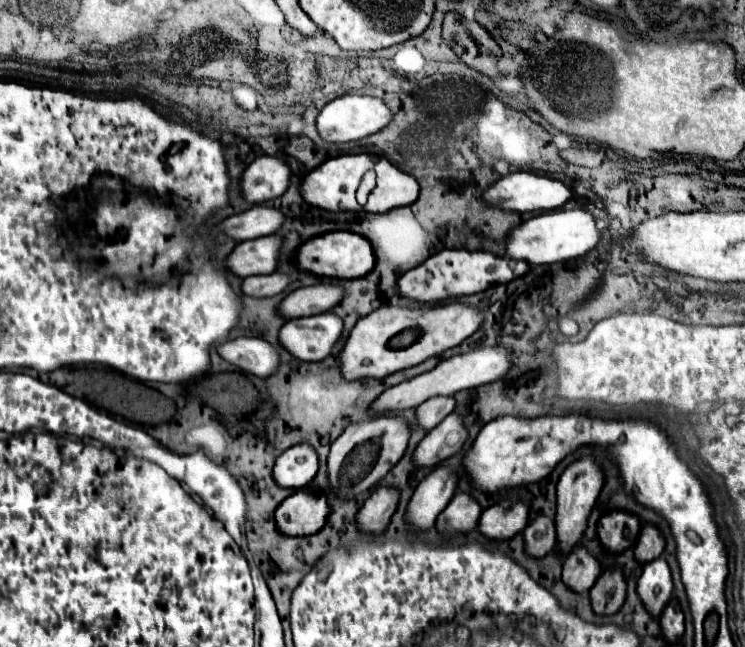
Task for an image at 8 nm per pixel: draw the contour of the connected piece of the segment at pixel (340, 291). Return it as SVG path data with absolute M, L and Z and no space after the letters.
M316 284L308 288L298 288L286 296L280 304L280 314L286 318L302 318L314 316L322 312L330 312L338 306L346 296L346 290L338 284Z

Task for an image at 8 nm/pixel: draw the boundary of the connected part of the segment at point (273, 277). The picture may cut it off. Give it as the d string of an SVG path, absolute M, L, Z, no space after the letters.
M274 272L266 276L248 276L242 282L242 290L248 296L276 296L290 286L290 278L286 274Z

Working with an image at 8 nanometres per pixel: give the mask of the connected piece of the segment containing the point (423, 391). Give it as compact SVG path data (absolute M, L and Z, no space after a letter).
M486 346L486 348L476 348L470 350L466 354L458 354L452 358L442 360L434 370L424 372L412 380L406 380L398 386L388 388L384 394L380 394L376 398L376 402L372 404L374 412L382 412L382 410L406 410L406 408L416 408L422 402L426 402L432 396L450 396L456 394L460 390L468 390L468 388L478 388L484 384L492 384L496 380L502 380L512 368L512 352L508 346Z

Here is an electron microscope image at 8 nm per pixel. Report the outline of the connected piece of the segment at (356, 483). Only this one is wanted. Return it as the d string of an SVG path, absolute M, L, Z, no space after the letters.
M370 416L346 426L346 430L334 440L328 456L328 476L332 492L338 496L342 496L344 492L346 498L356 498L376 486L404 456L410 434L412 430L402 416Z

